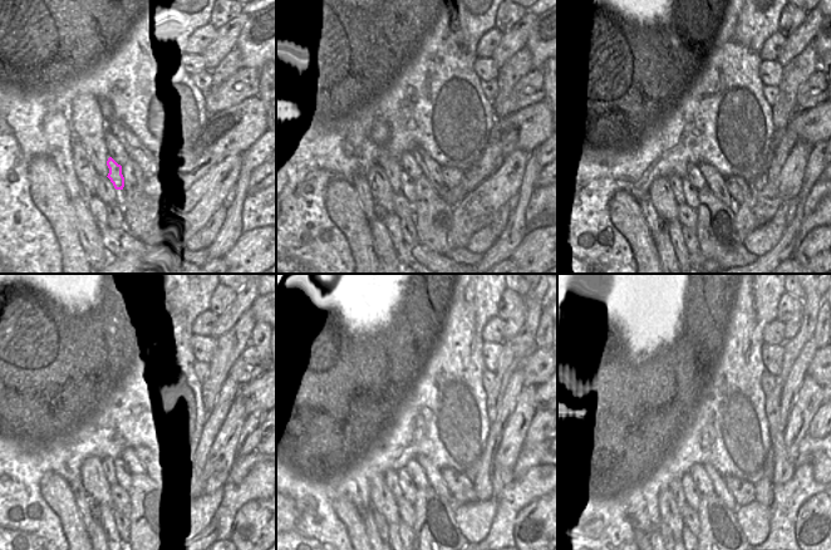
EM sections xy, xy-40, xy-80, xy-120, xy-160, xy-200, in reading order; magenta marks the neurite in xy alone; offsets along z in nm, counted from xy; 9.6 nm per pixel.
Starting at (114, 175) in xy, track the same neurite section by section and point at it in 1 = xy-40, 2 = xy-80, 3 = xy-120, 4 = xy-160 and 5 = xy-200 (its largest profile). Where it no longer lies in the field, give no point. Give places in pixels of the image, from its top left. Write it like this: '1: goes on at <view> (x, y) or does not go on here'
1: goes on at xy-40 (407, 183)
2: goes on at xy-80 (691, 195)
3: goes on at xy-120 (123, 476)
4: goes on at xy-160 (409, 490)
5: goes on at xy-200 (692, 495)

